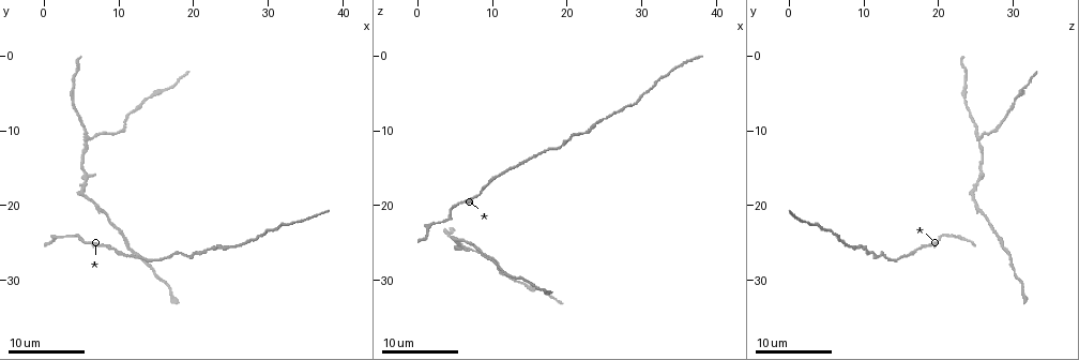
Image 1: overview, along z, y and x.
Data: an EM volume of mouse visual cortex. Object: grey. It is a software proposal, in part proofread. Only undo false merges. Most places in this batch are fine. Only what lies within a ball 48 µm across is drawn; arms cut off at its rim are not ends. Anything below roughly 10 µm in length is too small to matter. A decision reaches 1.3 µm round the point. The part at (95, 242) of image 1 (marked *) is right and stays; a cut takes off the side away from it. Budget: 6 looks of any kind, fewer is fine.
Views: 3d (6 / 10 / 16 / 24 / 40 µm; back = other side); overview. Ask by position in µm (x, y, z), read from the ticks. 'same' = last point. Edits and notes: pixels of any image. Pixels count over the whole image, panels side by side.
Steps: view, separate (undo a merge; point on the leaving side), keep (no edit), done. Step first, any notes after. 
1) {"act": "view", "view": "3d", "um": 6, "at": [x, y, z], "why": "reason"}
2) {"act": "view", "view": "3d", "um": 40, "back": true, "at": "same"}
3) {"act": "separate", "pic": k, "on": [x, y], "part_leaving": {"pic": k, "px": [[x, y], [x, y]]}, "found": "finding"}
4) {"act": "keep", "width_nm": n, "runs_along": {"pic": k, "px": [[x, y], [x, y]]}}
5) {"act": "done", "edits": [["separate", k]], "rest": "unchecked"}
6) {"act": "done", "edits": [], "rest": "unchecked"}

{"act": "view", "view": "3d", "um": 10, "at": [5.5, 18.5, 25.0]}

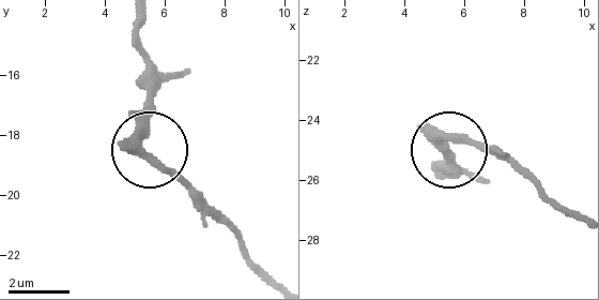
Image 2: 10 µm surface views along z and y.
{"act": "view", "view": "3d", "um": 6, "at": [5.6, 18.8, 24.7]}

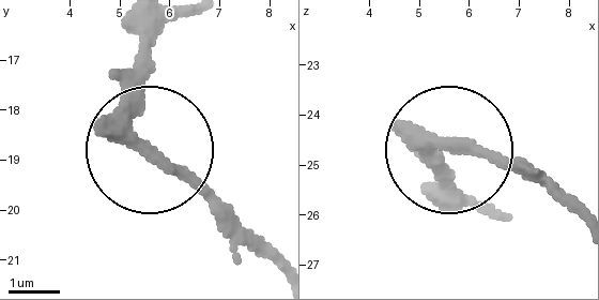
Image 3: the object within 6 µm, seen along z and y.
{"act": "keep", "width_nm": 220, "found": "continuous, no second neuron"}

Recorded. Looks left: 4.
{"act": "view", "view": "3d", "um": 6, "at": [6.0, 11.0, 25.5], "why": "three-way junction"}

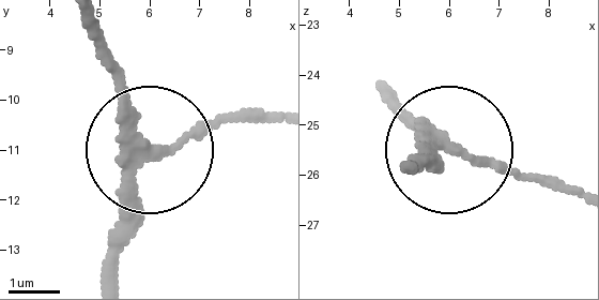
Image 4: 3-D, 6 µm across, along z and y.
{"act": "view", "view": "3d", "um": 6, "back": true, "at": [6.05, 11.00, 25.50]}

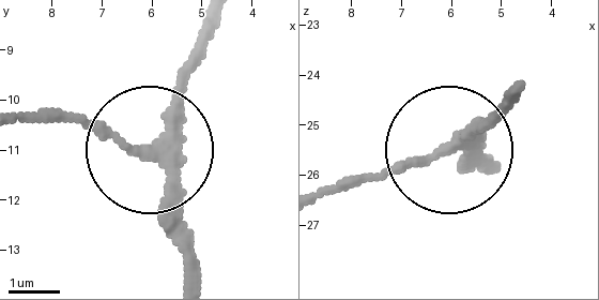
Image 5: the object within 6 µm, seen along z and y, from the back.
{"act": "keep", "arms": 3, "found": "continuous, no second neuron"}

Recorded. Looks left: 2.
{"act": "view", "view": "3d", "um": 10, "at": [4.5, 23.5, 21.5], "why": "sudden change in width"}

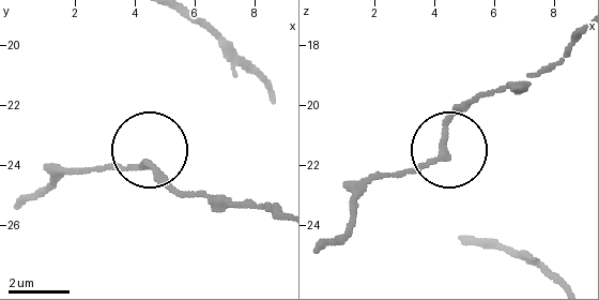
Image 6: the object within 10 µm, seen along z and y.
{"act": "view", "view": "3d", "um": 6, "at": [4.4, 24.0, 21.3]}

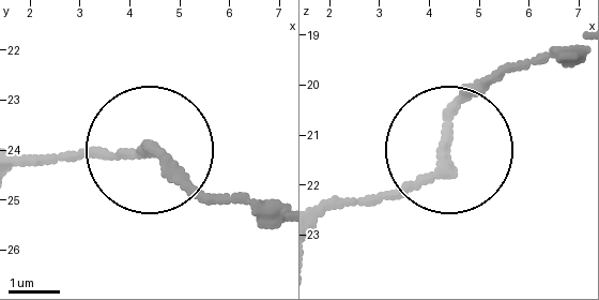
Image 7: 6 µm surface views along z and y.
{"act": "keep", "runs_along": {"pic": 7, "px": [[570, 57], [510, 65], [459, 108], [420, 173], [319, 224]]}, "found": "continuous, no second neuron"}

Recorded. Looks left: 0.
{"act": "done", "edits": [], "rest": "unchecked"}

